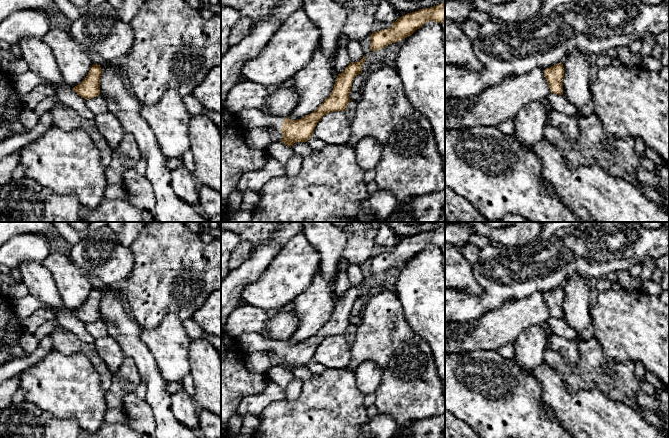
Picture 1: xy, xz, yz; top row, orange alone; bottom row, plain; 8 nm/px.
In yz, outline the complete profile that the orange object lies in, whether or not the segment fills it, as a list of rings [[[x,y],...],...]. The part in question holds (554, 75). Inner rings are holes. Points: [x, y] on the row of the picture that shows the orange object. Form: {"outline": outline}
{"outline": [[[562,62],[545,69],[544,76],[551,93],[563,95],[564,67]]]}

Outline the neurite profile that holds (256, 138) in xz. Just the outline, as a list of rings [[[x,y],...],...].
[[[254,127],[247,130],[245,142],[251,149],[266,149],[270,144],[270,133],[267,128]]]

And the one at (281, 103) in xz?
[[[280,87],[266,100],[264,111],[274,117],[288,117],[295,109],[299,95],[293,87]]]

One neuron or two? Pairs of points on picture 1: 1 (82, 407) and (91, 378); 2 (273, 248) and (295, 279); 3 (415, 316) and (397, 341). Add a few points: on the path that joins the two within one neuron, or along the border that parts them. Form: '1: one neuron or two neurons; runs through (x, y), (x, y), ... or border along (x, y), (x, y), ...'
1: one neuron; runs through (82, 400), (82, 387), (84, 385)
2: two neurons; border along (294, 236), (282, 247), (264, 272)
3: two neurons; border along (400, 303), (404, 318), (409, 326), (426, 341)

